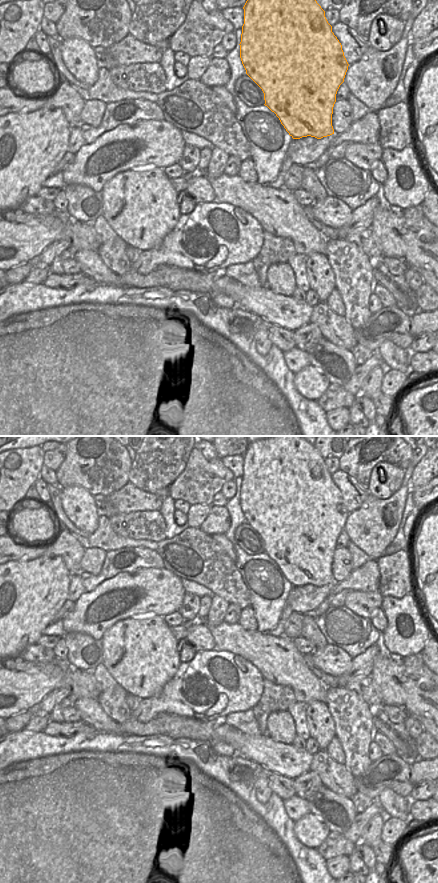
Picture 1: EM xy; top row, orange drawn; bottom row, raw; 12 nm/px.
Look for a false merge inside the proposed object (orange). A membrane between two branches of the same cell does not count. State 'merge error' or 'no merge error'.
no merge error

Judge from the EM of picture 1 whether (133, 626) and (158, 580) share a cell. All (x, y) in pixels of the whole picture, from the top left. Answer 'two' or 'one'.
two

